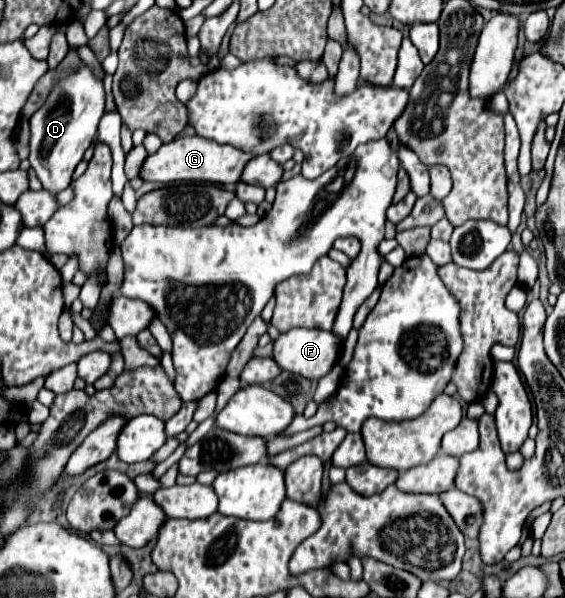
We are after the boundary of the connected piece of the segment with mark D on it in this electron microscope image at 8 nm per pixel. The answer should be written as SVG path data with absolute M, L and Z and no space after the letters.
M81 62L77 72L57 82L45 106L31 116L31 154L29 162L43 188L51 194L65 190L71 184L75 166L83 160L85 150L97 134L99 120L105 108L103 82L99 82L91 68Z

